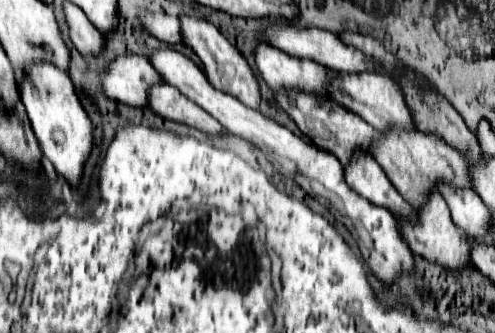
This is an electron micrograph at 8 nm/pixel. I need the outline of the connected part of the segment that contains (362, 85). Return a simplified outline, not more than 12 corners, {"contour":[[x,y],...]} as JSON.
{"contour":[[338,73],[340,105],[378,131],[414,123],[400,85],[378,73]]}

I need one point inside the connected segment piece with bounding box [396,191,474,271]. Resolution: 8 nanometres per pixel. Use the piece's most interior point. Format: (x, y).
(435, 237)

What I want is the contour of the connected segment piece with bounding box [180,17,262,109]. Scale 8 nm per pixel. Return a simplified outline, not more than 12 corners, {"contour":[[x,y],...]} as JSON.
{"contour":[[182,17],[186,43],[214,87],[262,101],[254,69],[212,23]]}

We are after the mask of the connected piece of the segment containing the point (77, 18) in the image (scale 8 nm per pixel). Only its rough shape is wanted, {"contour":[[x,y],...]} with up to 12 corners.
{"contour":[[64,1],[70,39],[84,57],[104,49],[102,33],[84,11]]}

